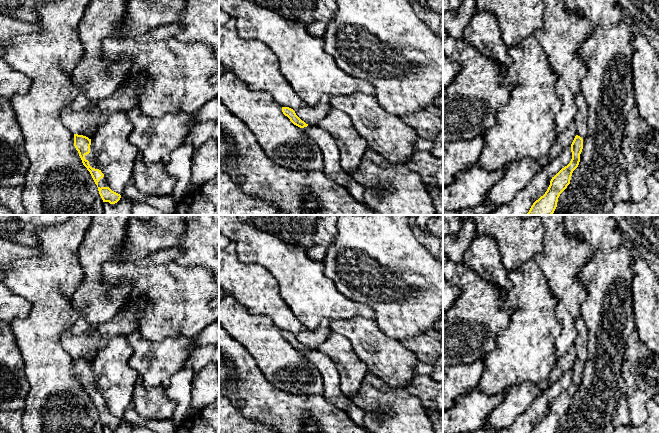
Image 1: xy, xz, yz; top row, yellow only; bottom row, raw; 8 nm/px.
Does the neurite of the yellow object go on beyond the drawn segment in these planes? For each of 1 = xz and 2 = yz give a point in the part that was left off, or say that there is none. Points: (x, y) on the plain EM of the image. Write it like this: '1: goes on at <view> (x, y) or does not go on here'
1: does not go on here
2: does not go on here

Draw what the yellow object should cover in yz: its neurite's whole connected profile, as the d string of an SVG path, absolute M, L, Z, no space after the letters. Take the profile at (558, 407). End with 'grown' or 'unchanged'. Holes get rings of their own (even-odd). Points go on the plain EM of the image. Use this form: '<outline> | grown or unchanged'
M576 359L572 368L572 383L550 405L550 409L543 420L536 424L530 433L556 433L560 418L570 408L573 395L578 391L580 378L583 373L583 363Z | unchanged

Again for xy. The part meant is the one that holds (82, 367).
M74 358L74 370L79 377L83 389L90 396L97 409L103 426L109 426L110 428L117 427L120 424L121 419L108 411L106 402L97 389L94 373L91 369L91 363L83 359Z | grown

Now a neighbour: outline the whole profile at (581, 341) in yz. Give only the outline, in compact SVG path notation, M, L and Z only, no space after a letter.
M579 316L575 322L577 337L574 341L576 349L576 358L584 363L588 358L588 333L584 320Z

